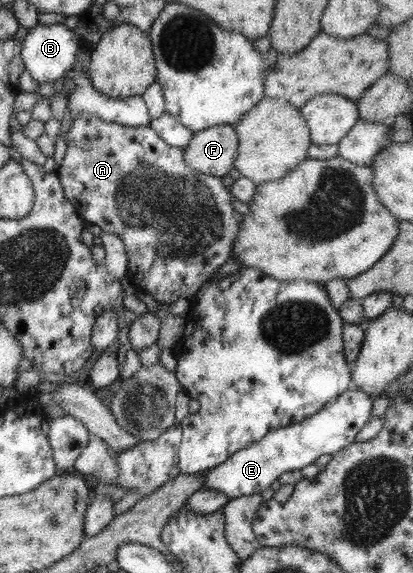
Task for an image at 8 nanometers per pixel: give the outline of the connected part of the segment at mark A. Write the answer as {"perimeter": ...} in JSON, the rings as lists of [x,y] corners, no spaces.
{"perimeter":[[[82,113],[79,117],[76,117],[64,139],[67,144],[67,150],[64,161],[55,170],[55,173],[59,176],[65,198],[67,198],[71,205],[75,206],[75,209],[85,222],[99,225],[102,231],[114,233],[123,240],[129,260],[128,279],[138,292],[153,296],[157,301],[163,303],[173,303],[173,301],[181,299],[181,297],[191,298],[200,290],[200,287],[205,282],[211,279],[223,263],[231,257],[233,240],[239,231],[243,215],[239,214],[231,206],[230,198],[233,198],[233,195],[229,188],[225,188],[220,177],[199,173],[186,164],[184,161],[184,148],[167,145],[150,125],[127,127],[120,123],[103,121],[102,118],[90,113]]]}

